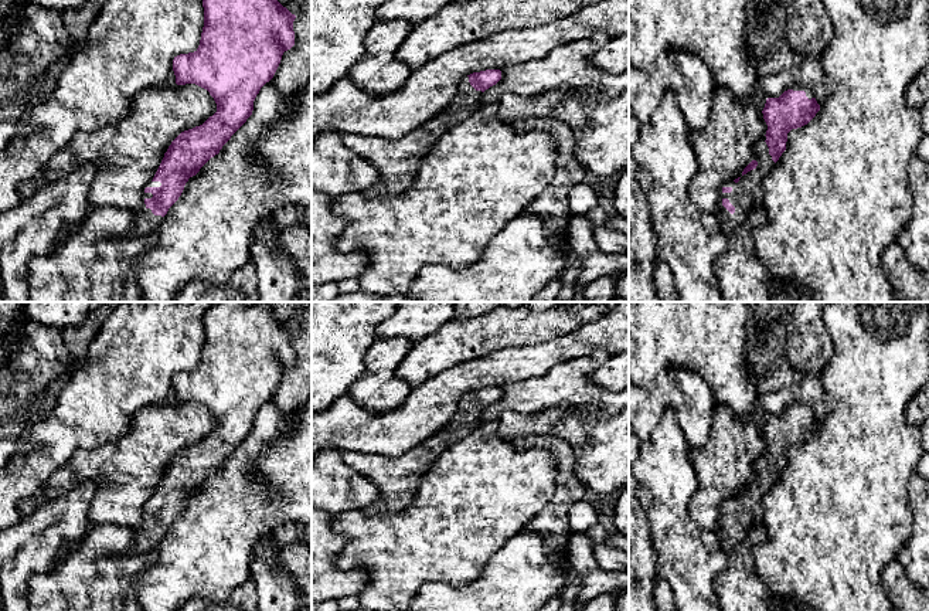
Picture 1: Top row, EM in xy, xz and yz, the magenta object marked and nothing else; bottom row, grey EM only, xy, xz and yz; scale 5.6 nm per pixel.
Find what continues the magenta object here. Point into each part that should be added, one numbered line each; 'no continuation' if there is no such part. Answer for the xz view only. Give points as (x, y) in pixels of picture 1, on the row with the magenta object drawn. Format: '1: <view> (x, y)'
1: xz (397, 162)

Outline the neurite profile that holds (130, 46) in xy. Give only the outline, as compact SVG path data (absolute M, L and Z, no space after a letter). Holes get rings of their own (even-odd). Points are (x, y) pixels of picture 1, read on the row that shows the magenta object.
M106 0L92 21L88 37L68 55L68 62L52 85L48 99L18 113L17 119L33 125L34 130L28 136L10 140L0 152L0 213L24 201L20 193L21 184L42 172L75 135L96 132L119 122L129 112L139 92L167 84L173 60L180 54L197 51L203 27L203 0Z

